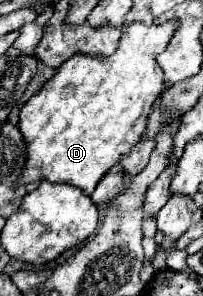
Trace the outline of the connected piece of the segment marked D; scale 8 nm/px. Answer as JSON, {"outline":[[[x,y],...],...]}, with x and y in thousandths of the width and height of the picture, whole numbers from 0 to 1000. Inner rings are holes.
{"outline":[[[650,78],[621,98],[601,98],[601,132],[562,186],[453,193],[394,179],[345,193],[217,287],[217,301],[167,328],[167,341],[128,348],[99,368],[89,436],[128,476],[128,557],[79,625],[128,625],[158,611],[345,618],[394,632],[424,659],[443,659],[473,639],[483,611],[562,557],[581,557],[581,544],[611,524],[640,517],[650,490],[670,490],[690,456],[709,449],[719,402],[749,382],[759,348],[788,334],[808,287],[798,233],[778,226],[768,193],[818,166],[847,111],[857,91],[837,78]]]}

